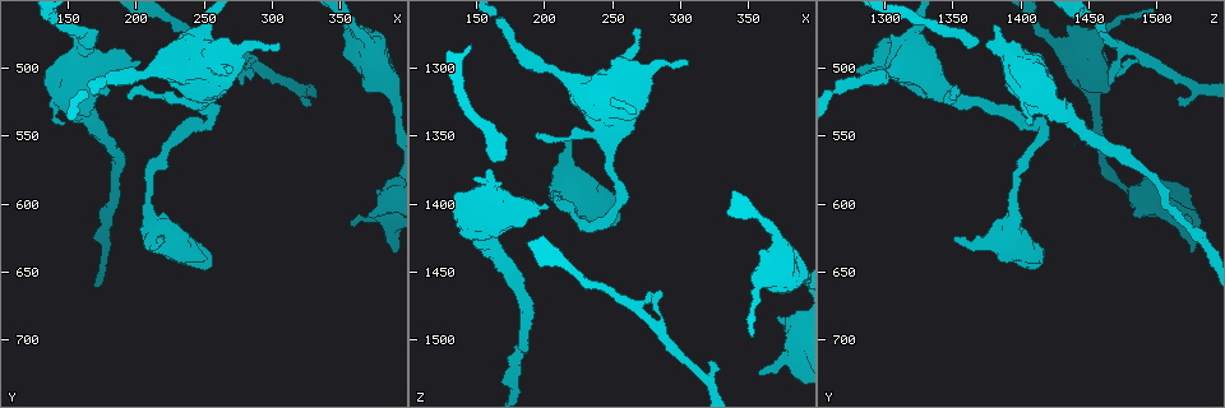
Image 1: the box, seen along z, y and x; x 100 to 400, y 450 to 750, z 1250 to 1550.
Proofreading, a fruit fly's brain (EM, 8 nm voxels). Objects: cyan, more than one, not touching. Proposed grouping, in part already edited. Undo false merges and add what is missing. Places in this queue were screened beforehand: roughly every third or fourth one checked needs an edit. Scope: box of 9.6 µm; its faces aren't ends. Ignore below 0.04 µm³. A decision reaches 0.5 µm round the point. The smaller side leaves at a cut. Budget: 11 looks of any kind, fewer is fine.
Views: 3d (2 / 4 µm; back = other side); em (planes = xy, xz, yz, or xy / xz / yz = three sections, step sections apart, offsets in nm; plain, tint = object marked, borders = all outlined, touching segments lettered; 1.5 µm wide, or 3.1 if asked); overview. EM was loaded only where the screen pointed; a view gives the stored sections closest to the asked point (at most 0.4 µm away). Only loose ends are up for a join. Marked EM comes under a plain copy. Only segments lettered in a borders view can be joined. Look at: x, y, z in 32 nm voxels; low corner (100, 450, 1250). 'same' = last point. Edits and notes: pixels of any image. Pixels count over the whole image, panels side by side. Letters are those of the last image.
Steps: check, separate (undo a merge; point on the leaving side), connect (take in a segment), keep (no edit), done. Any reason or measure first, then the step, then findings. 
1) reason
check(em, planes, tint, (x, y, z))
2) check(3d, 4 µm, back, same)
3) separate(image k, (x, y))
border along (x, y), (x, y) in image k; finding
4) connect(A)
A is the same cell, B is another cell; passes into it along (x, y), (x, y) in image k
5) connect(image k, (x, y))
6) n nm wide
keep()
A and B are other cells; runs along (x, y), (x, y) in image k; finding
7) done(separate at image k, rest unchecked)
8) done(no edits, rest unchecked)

branch stops here
check(3d, 4 µm, (216, 626, 1350))

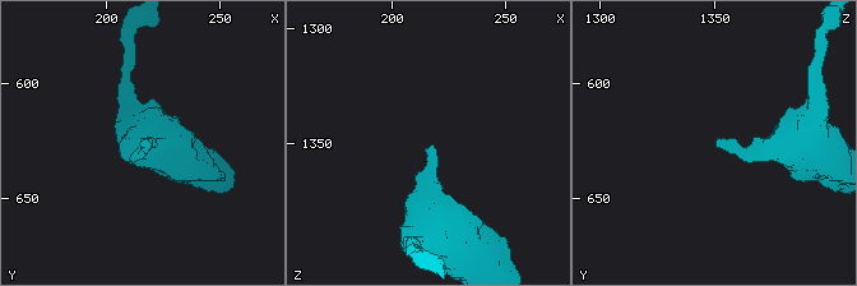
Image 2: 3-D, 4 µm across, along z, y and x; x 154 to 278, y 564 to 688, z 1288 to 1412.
check(em, planes, borders, (216, 628, 1351))

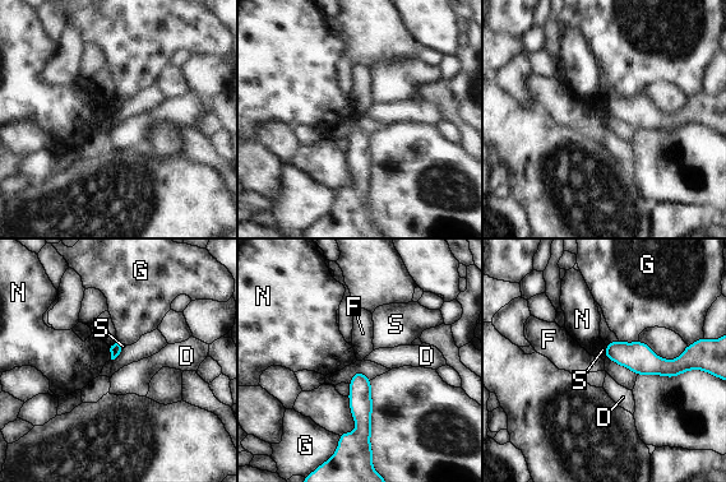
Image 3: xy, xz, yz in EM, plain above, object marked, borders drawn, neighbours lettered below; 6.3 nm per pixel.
keep()
D, F, G, N and S are other cells; border along (111, 346), (110, 358) in image 3; no lettered segment goes on from it

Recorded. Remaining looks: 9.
an open end
check(em, yz, step 4, borders, (282, 508, 1468))

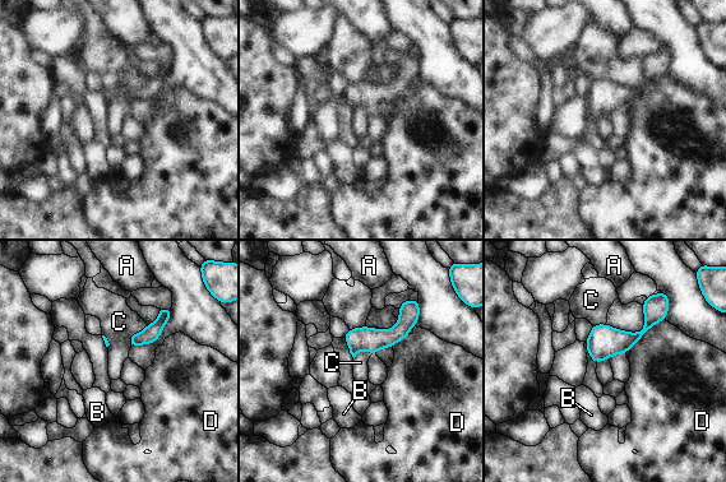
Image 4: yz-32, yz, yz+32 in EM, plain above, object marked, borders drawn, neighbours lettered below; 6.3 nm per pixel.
keep()
A, B, C and D are other cells; border along (147, 324), (129, 337), (129, 347) in image 4; no lettered segment goes on from it

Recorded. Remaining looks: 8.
an open end
check(3d, 4 µm, (320, 520, 1516))

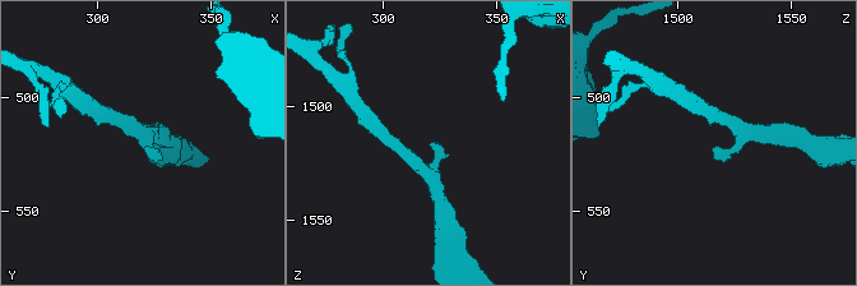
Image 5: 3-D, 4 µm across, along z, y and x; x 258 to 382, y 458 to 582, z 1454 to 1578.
arms of 200, 220 nm; shape alone is not enough
check(em, xz, step 4, borders, (322, 522, 1515))

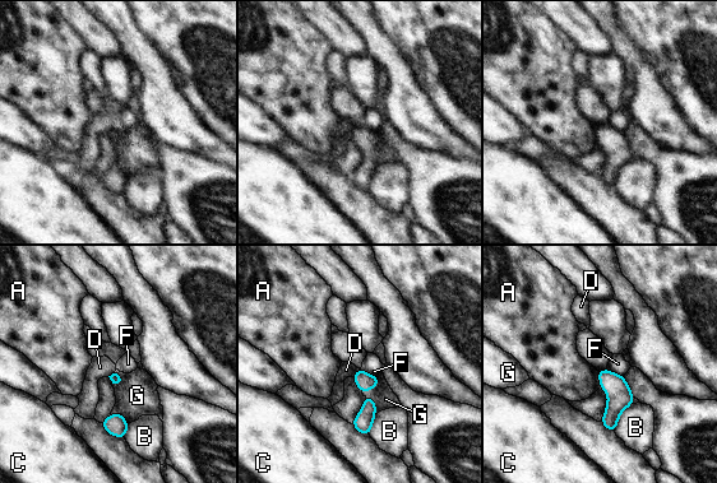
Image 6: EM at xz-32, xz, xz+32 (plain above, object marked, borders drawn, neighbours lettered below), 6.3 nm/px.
keep()
A, B, C, D, F and G are other cells; border along (607, 367), (623, 375) in image 6; none of them fits

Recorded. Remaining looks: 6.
free end
check(em, planes, borders, (356, 616, 1524))

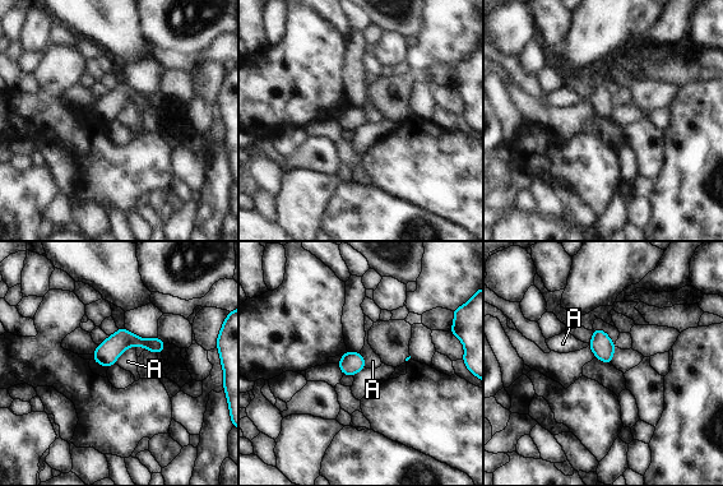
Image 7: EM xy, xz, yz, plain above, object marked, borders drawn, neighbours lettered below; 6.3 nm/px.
A touches over 170 nm
keep()
A is another cell; border along (135, 346), (130, 346), (115, 362) in image 7; none of them fits

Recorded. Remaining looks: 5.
free end
check(3d, 2 µm, (266, 500, 1272))

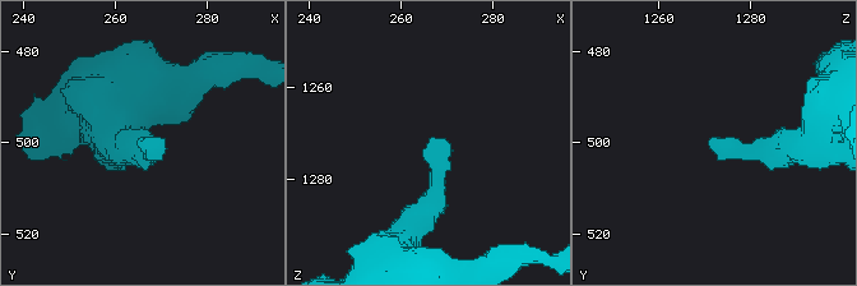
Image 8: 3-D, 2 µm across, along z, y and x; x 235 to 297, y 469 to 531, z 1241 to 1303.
now the EM
check(em, xz, step 4, borders, (267, 499, 1272))

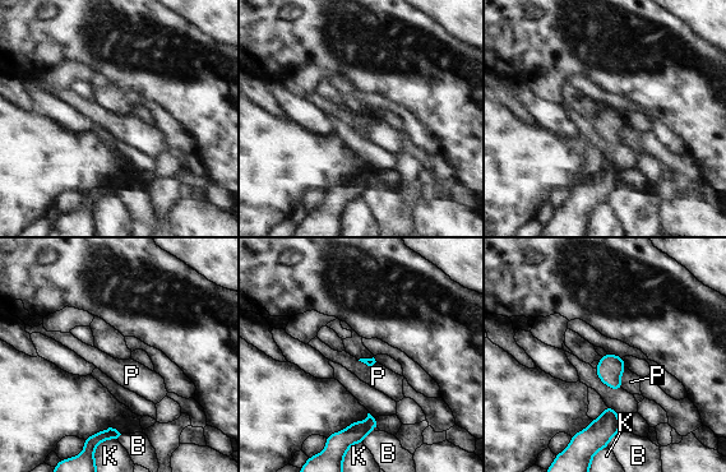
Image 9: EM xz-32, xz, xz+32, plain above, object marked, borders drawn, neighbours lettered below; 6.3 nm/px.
check(em, planes, borders, same)

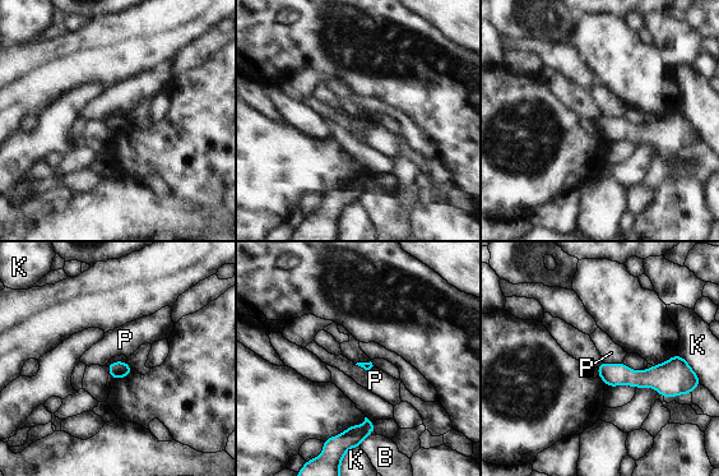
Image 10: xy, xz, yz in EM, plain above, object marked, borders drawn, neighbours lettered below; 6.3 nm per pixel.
keep()
B, K and P are other cells; runs along (680, 370), (666, 377), (601, 373) in image 10; no lettered segment goes on from it

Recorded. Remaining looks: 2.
done(no edits, rest unchecked)

